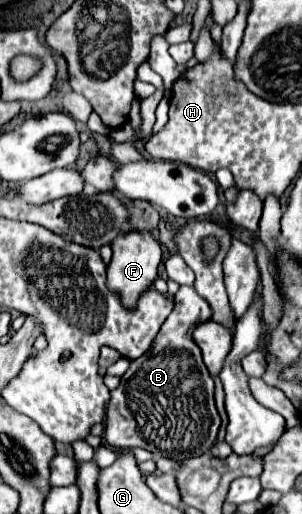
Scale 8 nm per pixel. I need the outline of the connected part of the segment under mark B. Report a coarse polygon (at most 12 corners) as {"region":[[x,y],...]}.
{"region":[[181,286],[111,392],[105,440],[171,460],[211,450],[213,380],[191,338],[211,306]]}

